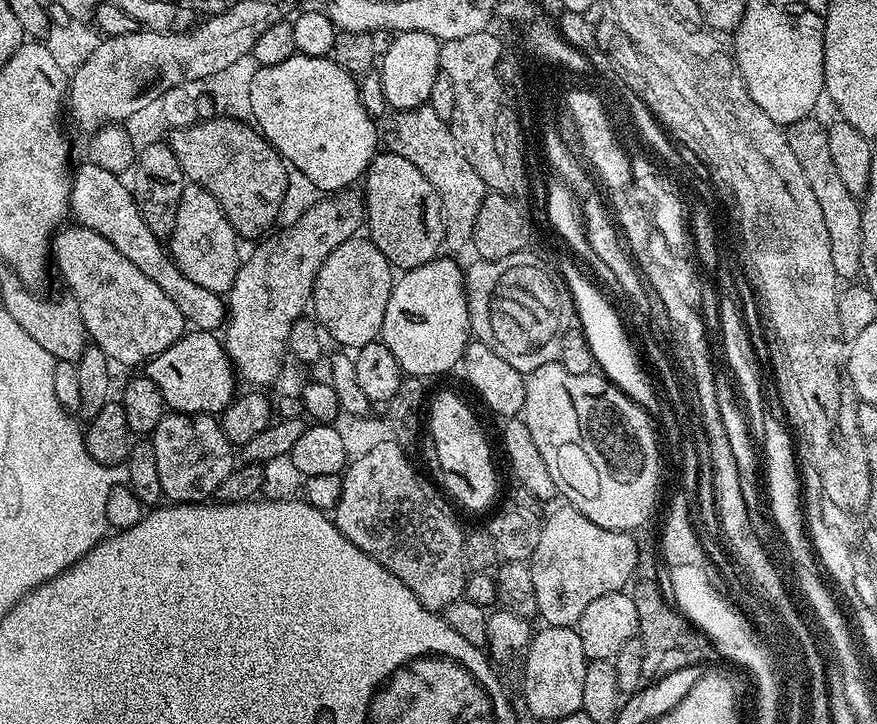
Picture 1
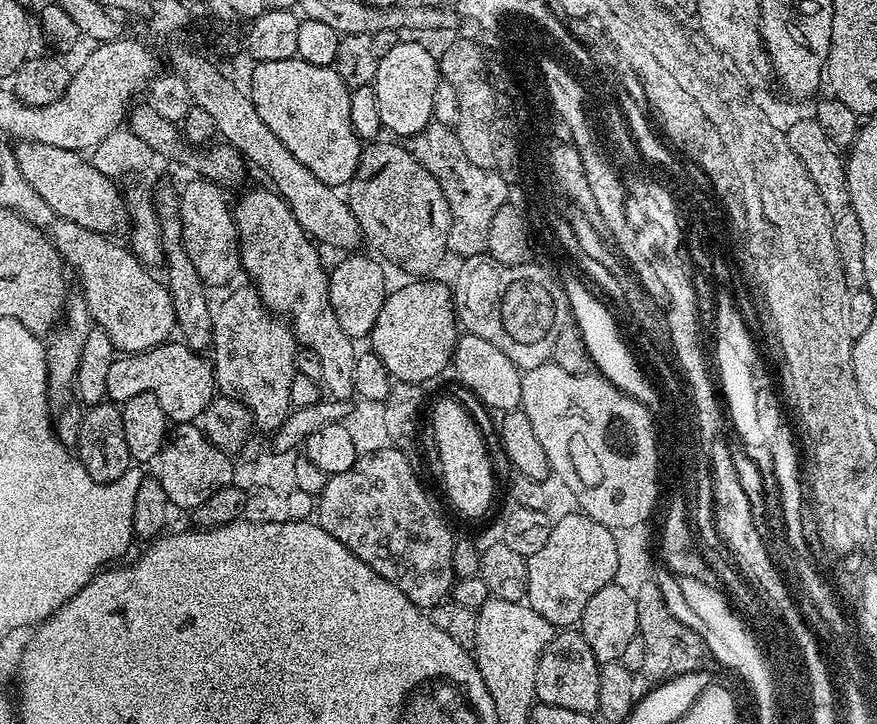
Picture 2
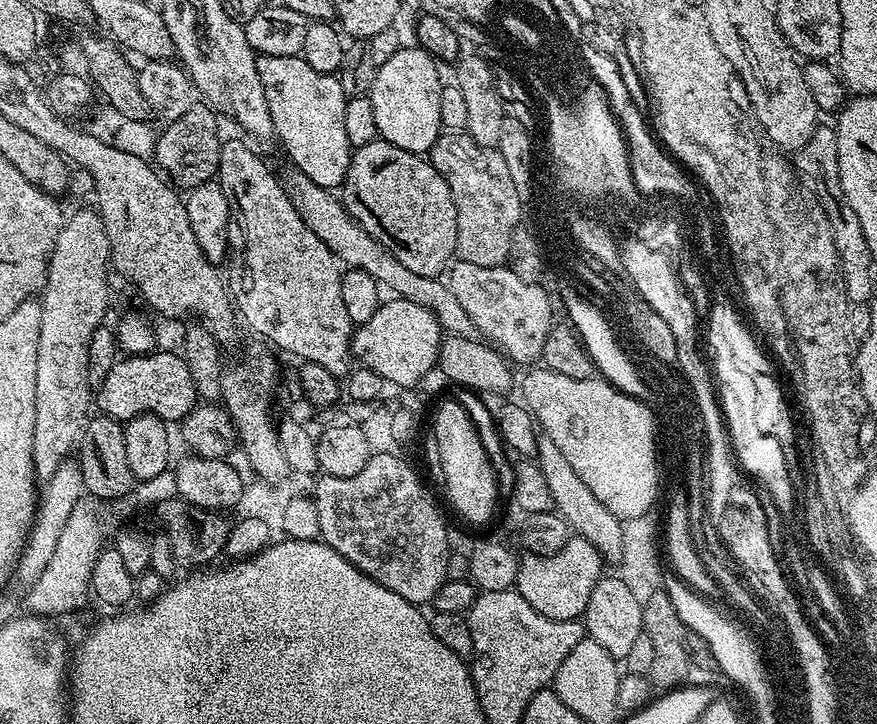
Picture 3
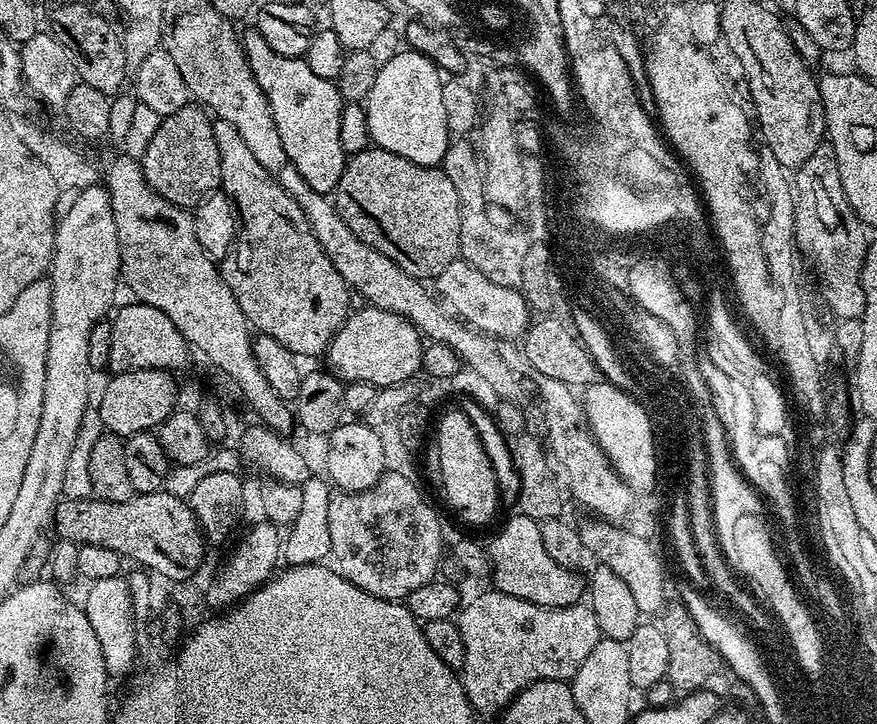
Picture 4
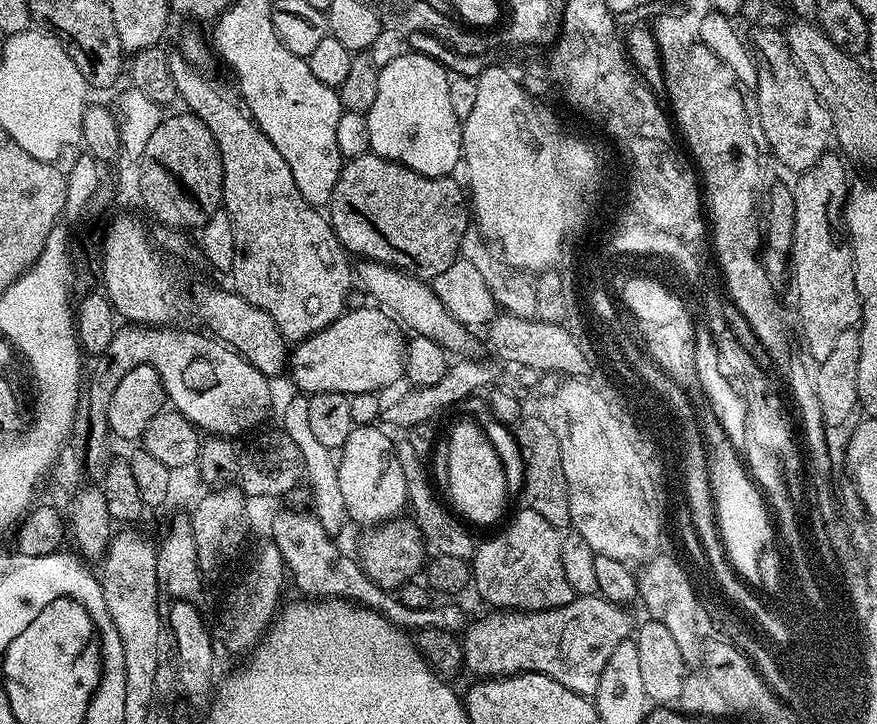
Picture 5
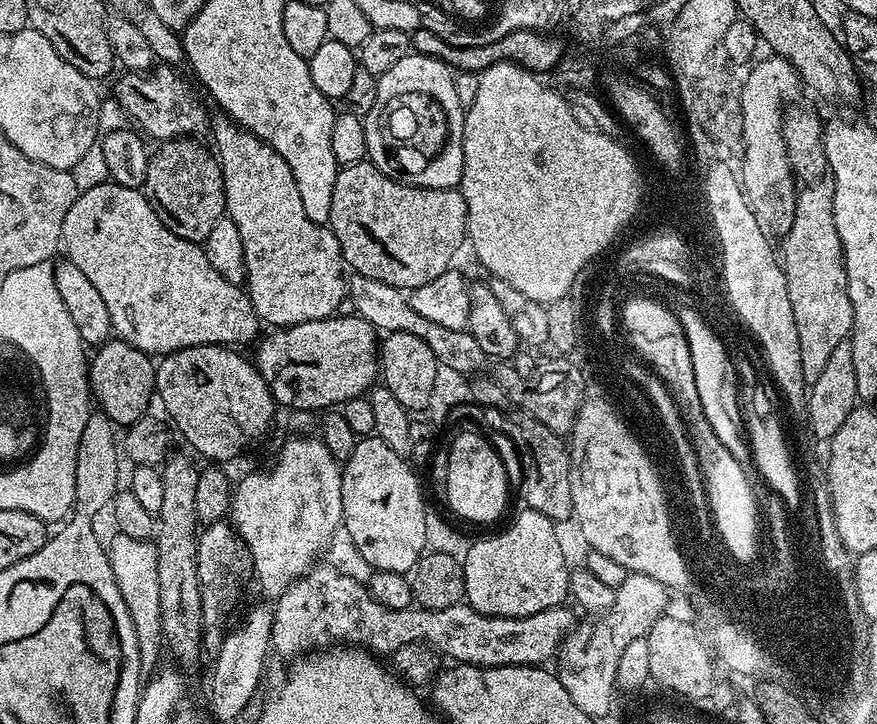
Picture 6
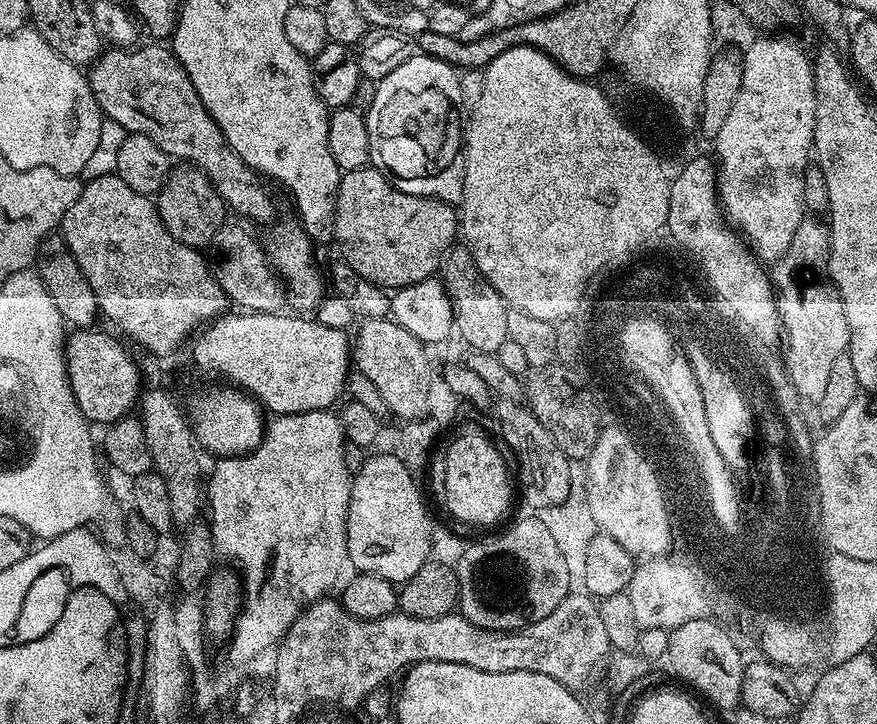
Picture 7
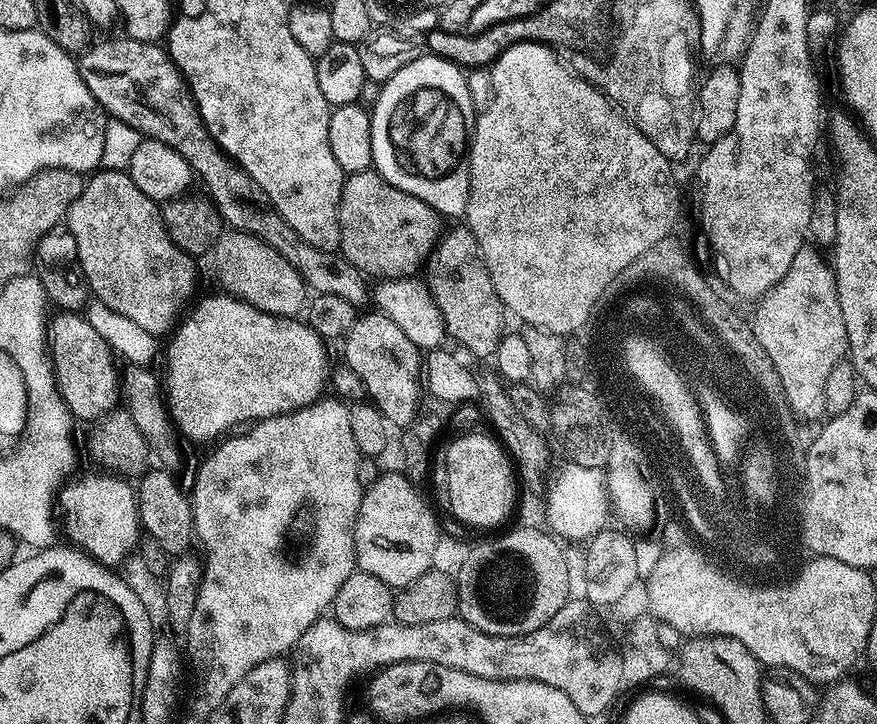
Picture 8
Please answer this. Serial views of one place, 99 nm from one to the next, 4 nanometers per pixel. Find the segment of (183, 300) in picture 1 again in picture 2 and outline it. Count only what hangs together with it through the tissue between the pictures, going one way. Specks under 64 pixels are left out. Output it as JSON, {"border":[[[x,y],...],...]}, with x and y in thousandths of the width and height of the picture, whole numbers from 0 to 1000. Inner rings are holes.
{"border":[[[22,195],[15,210],[27,249],[65,298],[122,326],[145,308],[145,278],[132,257],[133,250],[116,240],[92,211],[32,195]]]}

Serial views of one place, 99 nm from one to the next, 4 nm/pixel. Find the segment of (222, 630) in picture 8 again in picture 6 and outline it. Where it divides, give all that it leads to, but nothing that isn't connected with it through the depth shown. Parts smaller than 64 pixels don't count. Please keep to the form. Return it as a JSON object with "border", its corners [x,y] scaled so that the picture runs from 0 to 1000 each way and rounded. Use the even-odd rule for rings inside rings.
{"border":[[[338,599],[333,604],[334,608],[328,608],[319,619],[319,631],[315,635],[315,642],[311,646],[306,646],[302,652],[287,652],[279,660],[275,669],[268,670],[265,681],[265,699],[262,703],[262,718],[267,725],[274,742],[281,749],[281,754],[285,754],[285,765],[287,767],[287,782],[290,786],[291,800],[296,800],[296,807],[303,816],[310,822],[310,826],[316,826],[323,820],[327,812],[339,800],[350,794],[357,786],[358,780],[364,775],[365,767],[369,762],[369,756],[374,751],[374,740],[379,740],[390,729],[390,720],[392,711],[390,710],[390,660],[388,653],[390,651],[389,642],[385,640],[382,630],[376,627],[376,622],[371,616],[368,608],[361,605],[356,599]]]}

